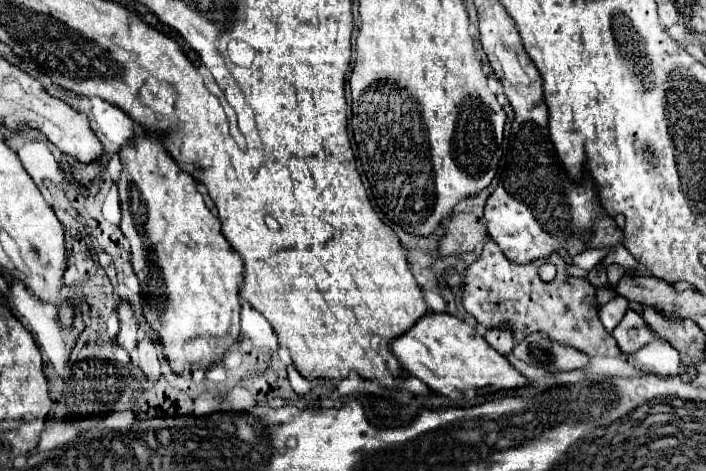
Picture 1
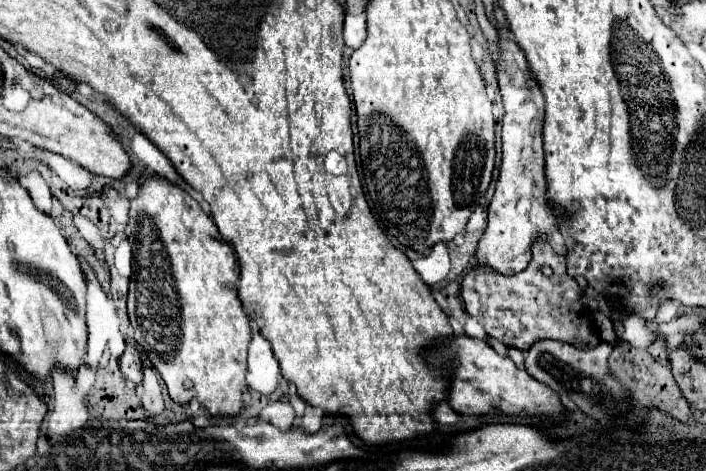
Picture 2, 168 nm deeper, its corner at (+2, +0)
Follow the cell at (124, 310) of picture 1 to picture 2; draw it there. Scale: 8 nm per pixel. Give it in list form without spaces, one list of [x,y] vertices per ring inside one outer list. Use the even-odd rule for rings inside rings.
[[[131,345],[125,347],[125,351],[119,359],[119,367],[121,367],[127,381],[131,381],[135,385],[141,381],[141,365],[143,363],[141,363],[141,355],[139,355],[137,347],[131,347]]]

